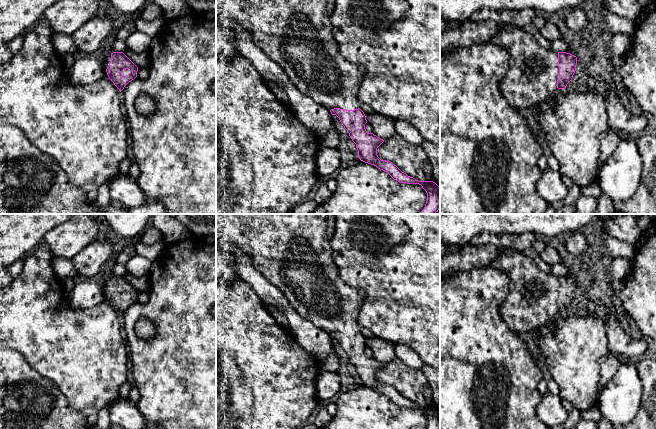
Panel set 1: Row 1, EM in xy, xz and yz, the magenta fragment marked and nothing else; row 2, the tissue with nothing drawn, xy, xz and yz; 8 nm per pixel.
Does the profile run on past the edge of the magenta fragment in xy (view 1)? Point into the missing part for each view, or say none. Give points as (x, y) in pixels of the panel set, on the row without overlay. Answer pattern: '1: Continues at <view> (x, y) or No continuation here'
1: Continues at xy (108, 282)

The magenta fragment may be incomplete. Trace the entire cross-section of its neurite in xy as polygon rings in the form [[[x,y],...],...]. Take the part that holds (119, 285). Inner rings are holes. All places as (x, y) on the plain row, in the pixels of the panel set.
[[[123,276],[111,277],[106,286],[105,301],[110,303],[120,316],[137,301],[138,291]]]

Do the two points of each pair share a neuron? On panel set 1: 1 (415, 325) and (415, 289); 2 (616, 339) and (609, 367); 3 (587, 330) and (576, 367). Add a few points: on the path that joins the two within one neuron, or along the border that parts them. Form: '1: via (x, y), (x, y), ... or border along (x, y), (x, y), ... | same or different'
1: via (421, 316), (422, 298) | same
2: border along (611, 353), (615, 356) | different
3: via (582, 339), (576, 345), (576, 358) | same

